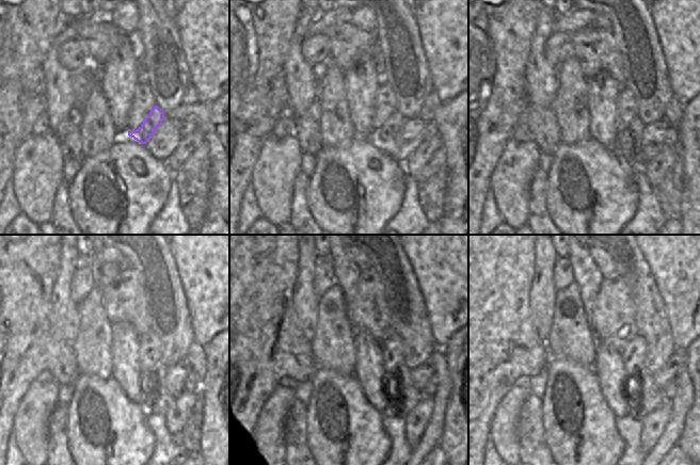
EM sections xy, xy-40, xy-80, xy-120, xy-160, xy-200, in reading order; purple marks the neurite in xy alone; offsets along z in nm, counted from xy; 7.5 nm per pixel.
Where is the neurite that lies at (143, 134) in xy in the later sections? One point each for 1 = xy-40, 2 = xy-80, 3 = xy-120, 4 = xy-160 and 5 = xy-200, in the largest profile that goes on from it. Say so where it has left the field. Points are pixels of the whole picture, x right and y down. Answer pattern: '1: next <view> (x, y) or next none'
1: next xy-40 (387, 132)
2: next xy-80 (629, 140)
3: next xy-120 (150, 379)
4: next xy-160 (411, 396)
5: next xy-200 (652, 398)

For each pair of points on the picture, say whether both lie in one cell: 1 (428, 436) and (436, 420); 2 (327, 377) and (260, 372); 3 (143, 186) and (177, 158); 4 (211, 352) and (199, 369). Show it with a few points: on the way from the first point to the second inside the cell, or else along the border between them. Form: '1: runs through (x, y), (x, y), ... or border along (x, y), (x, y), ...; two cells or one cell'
1: runs through (432, 432), (435, 425); one cell
2: border along (317, 367), (311, 380); two cells
3: border along (163, 161), (174, 174); two cells
4: border along (205, 347), (206, 379), (202, 383); two cells

